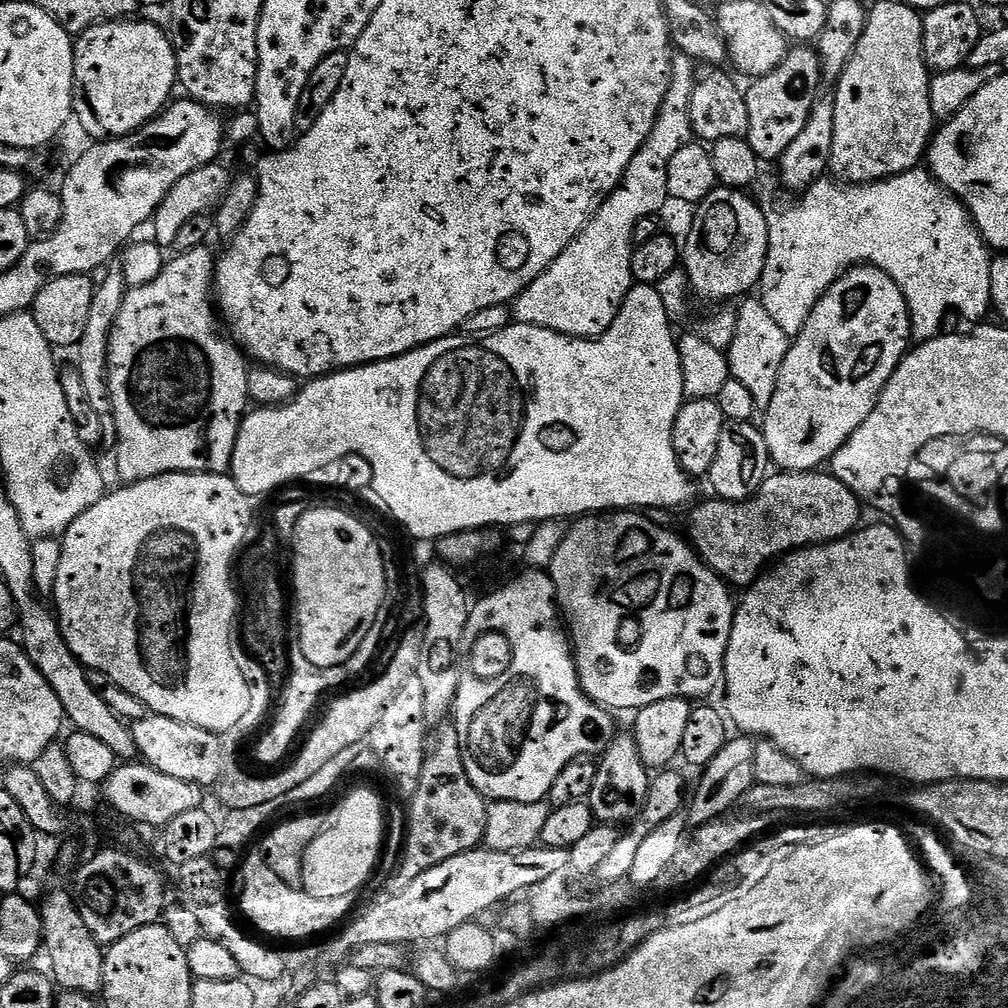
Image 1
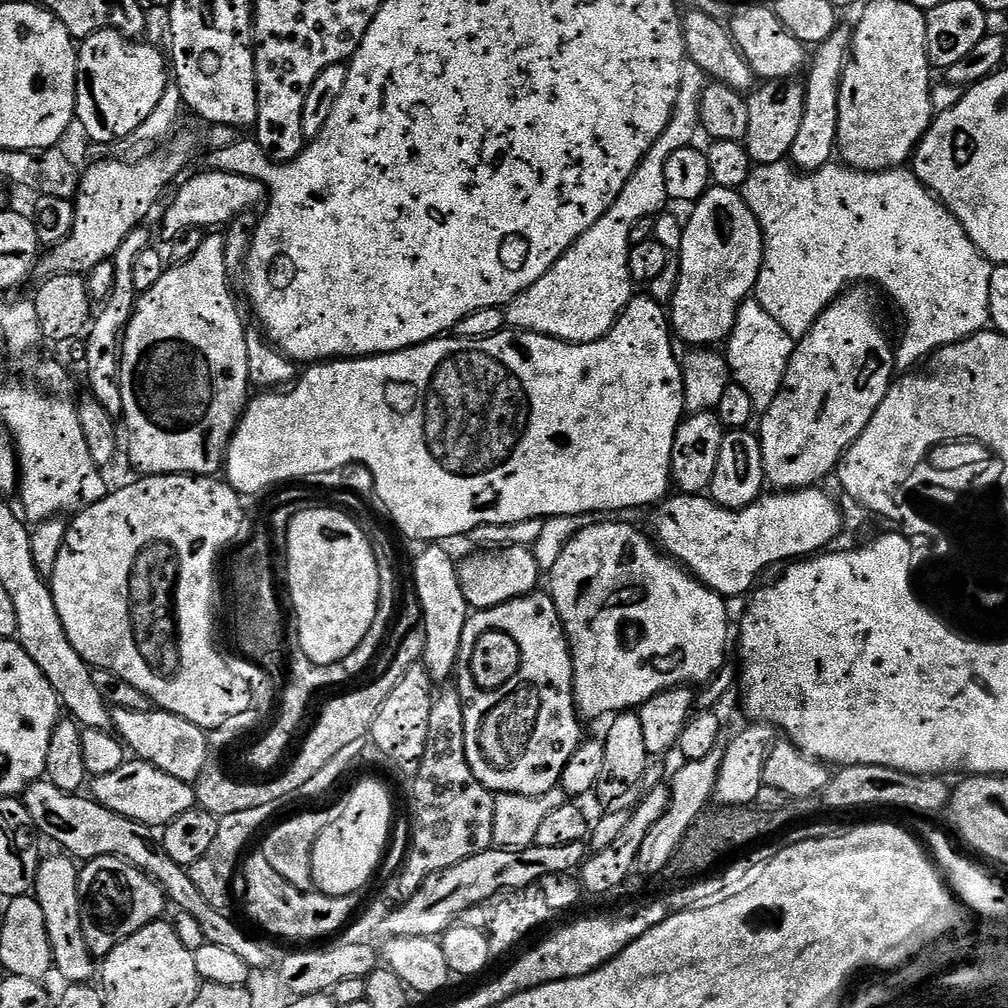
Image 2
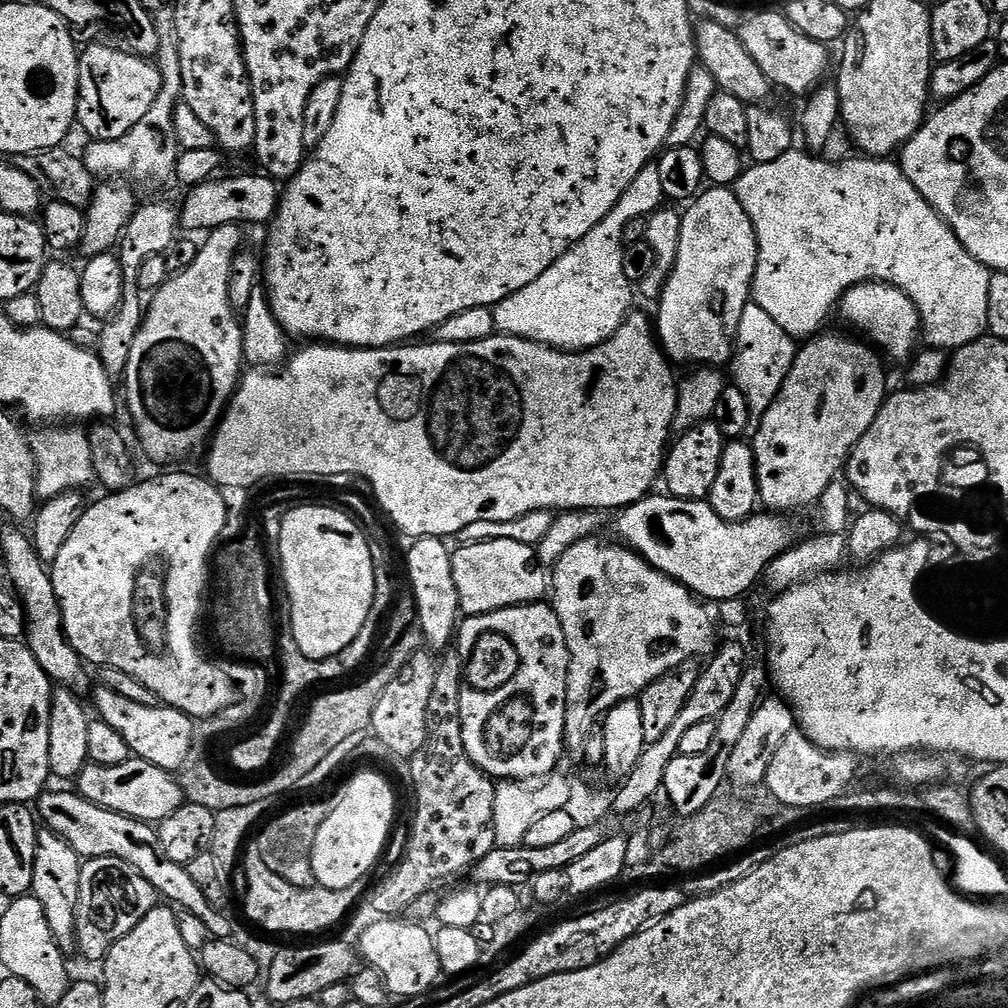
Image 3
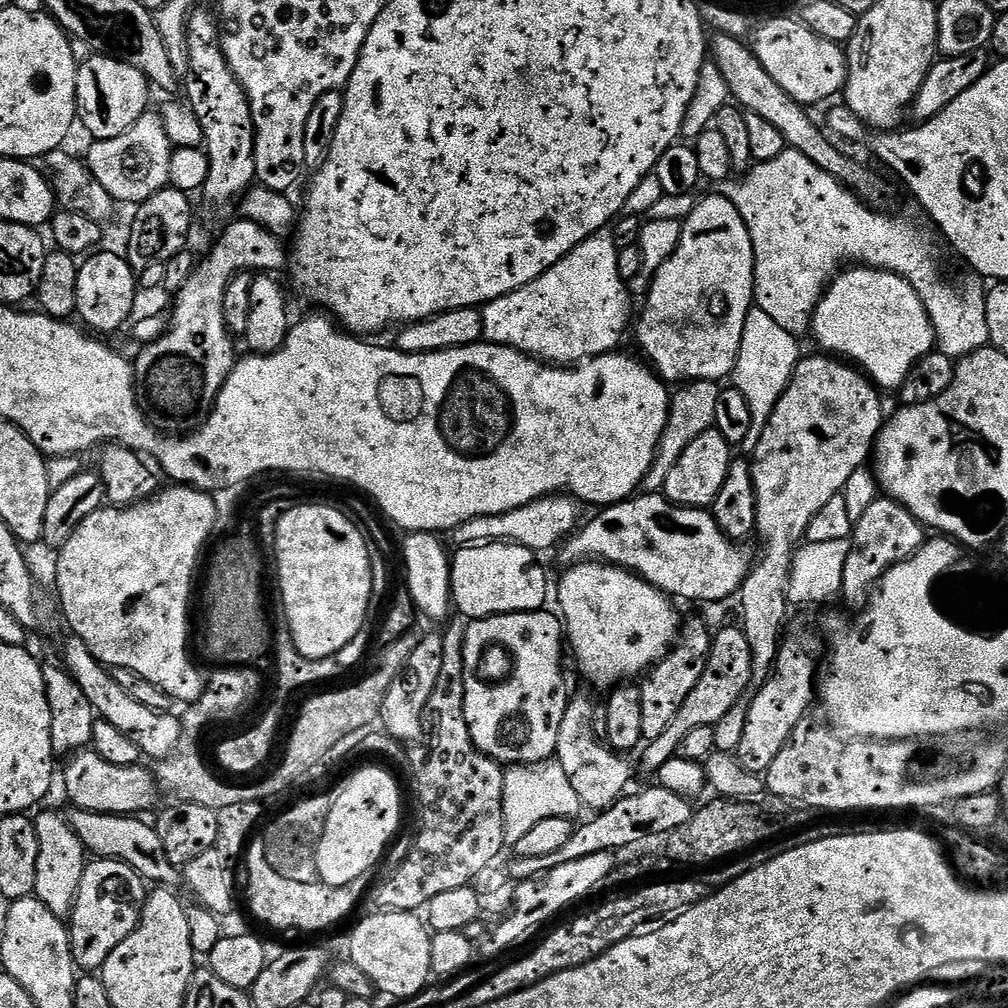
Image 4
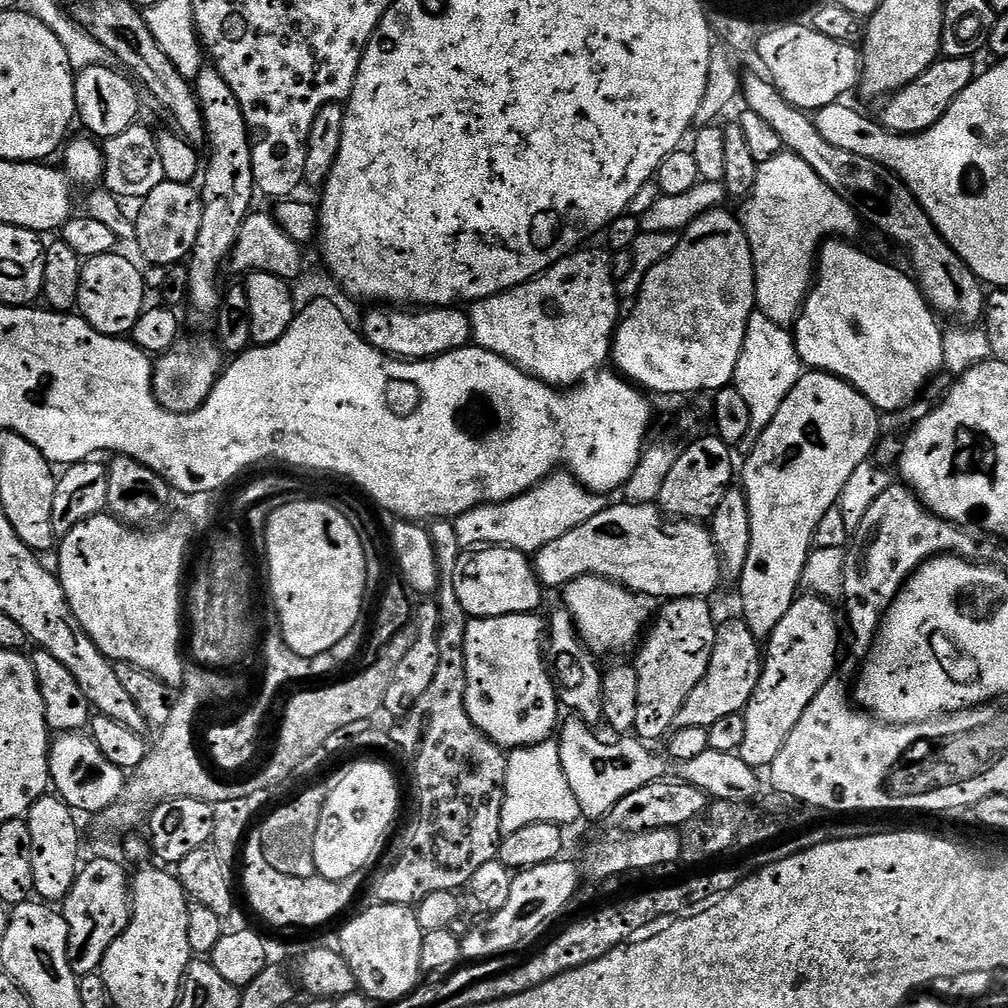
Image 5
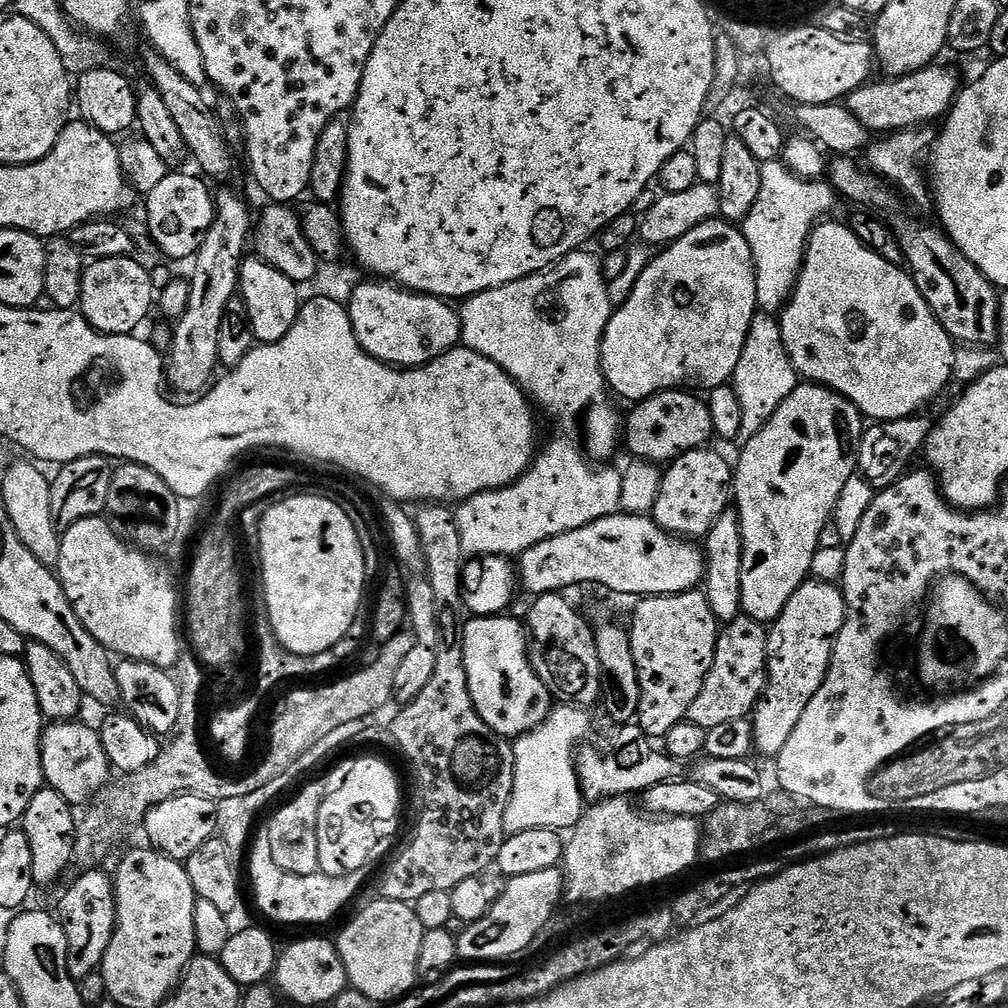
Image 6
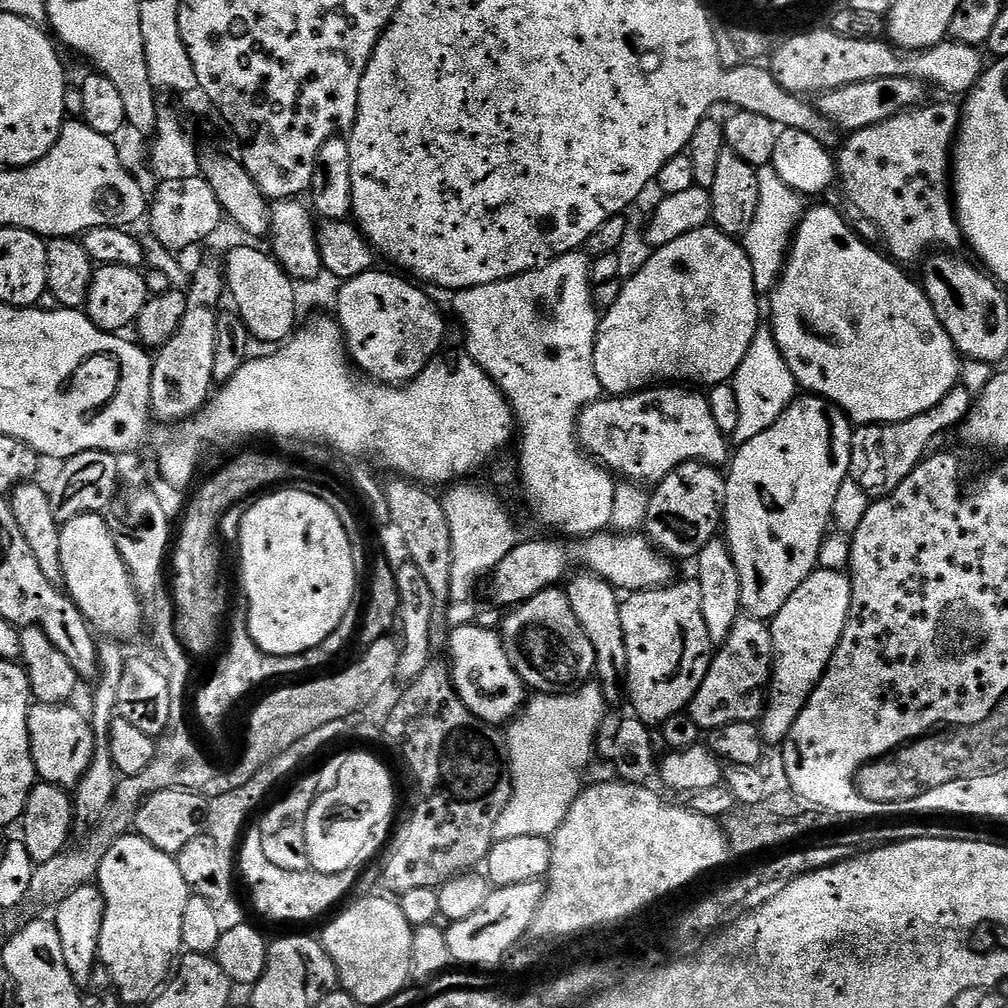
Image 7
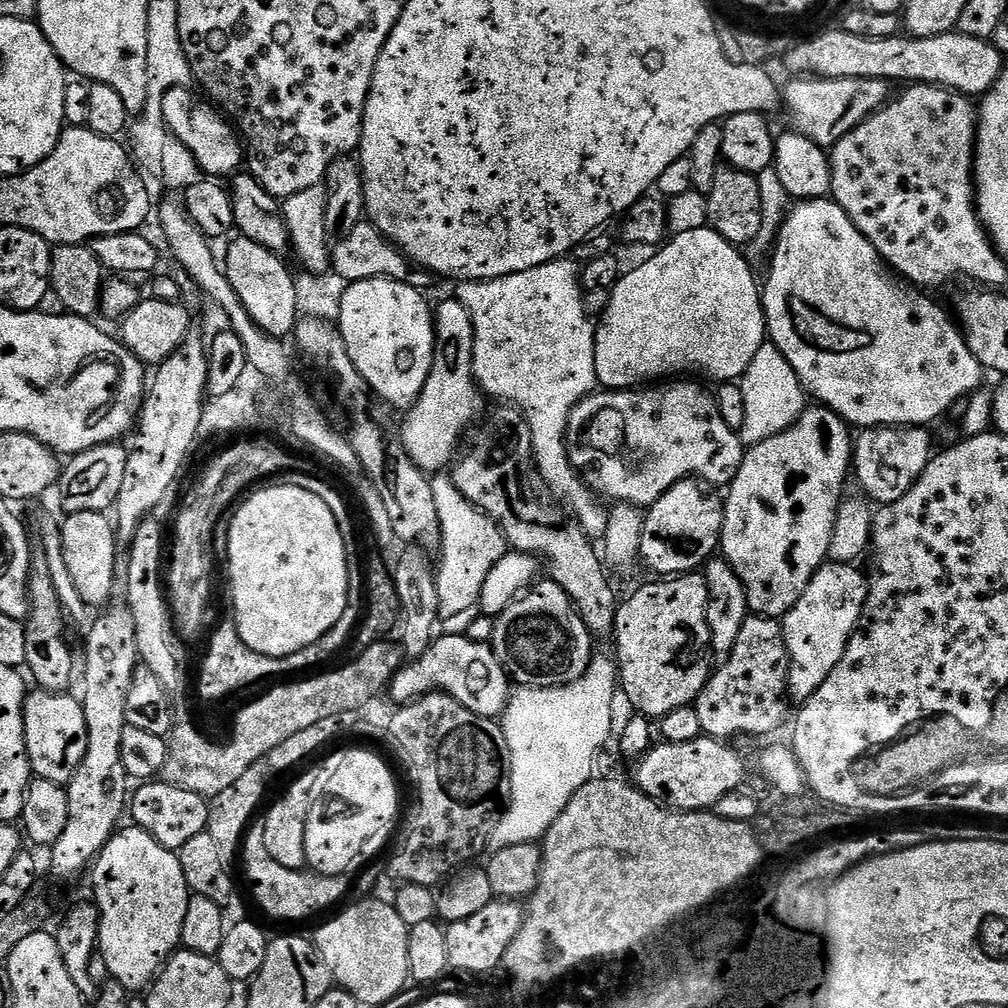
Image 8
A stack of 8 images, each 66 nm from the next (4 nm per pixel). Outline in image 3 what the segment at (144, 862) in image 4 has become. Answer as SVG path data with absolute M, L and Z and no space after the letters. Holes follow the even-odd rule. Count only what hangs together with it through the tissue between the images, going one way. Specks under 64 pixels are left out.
M76 790L45 791L38 801L38 807L39 823L55 836L61 836L84 860L118 858L134 866L134 870L138 870L138 874L142 874L146 882L156 887L163 899L165 896L169 900L165 900L169 905L175 906L180 912L198 914L198 918L206 922L209 937L227 940L233 935L232 924L224 917L225 913L215 908L206 894L202 894L202 889L195 884L194 878L190 878L187 867L171 860L166 855L166 850L162 850L162 842L151 823L94 806L94 802L90 802Z

